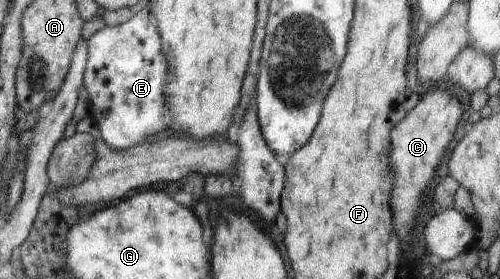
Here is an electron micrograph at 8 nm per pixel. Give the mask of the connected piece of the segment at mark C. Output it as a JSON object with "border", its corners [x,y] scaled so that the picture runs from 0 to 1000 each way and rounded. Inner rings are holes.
{"border":[[[866,305],[854,315],[854,344],[782,473],[782,760],[790,781],[790,832],[798,853],[826,846],[826,796],[846,724],[846,695],[862,659],[874,595],[894,545],[894,523],[906,502],[924,401],[920,362],[894,330],[890,305]]]}

